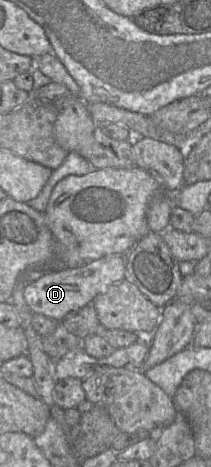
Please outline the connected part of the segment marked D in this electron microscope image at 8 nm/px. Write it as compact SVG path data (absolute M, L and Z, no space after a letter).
M111 254L100 259L94 260L86 265L72 269L56 269L46 272L37 280L31 282L24 288L24 299L33 313L42 314L57 322L61 322L66 315L74 310L80 309L93 302L94 298L106 292L113 284L125 278L125 257L124 255Z

